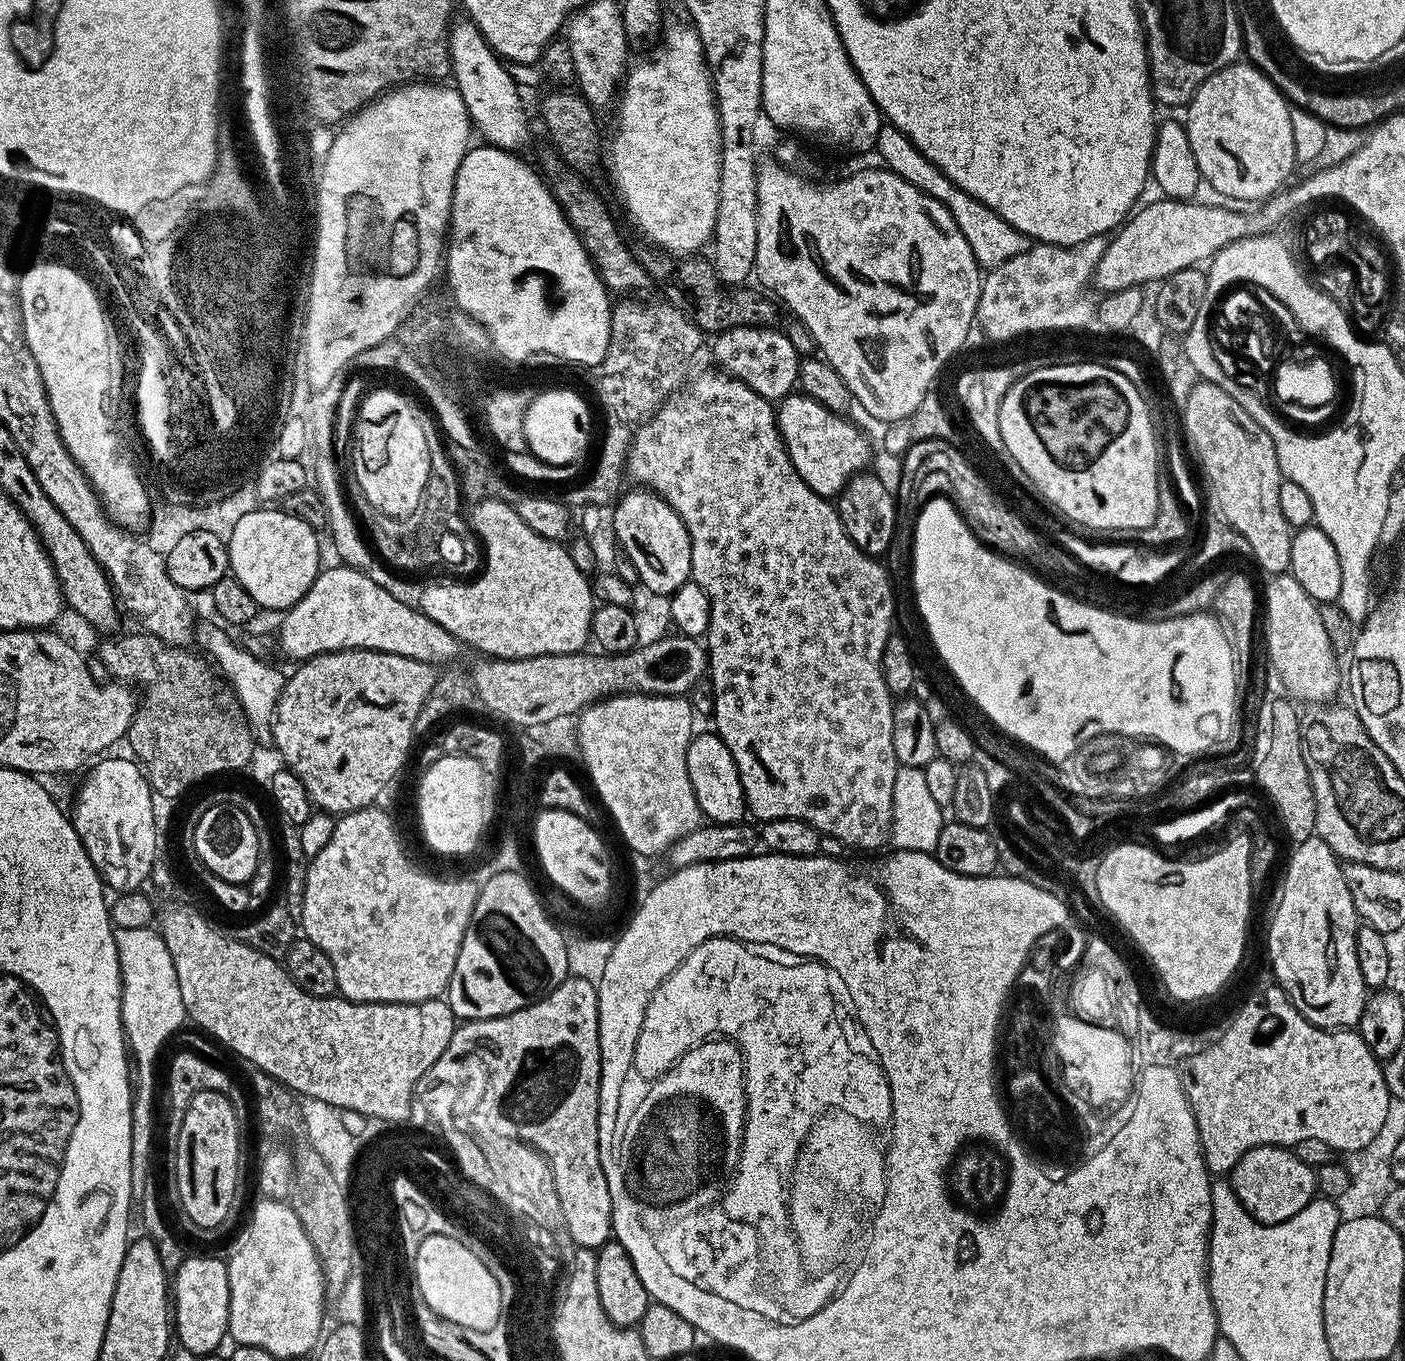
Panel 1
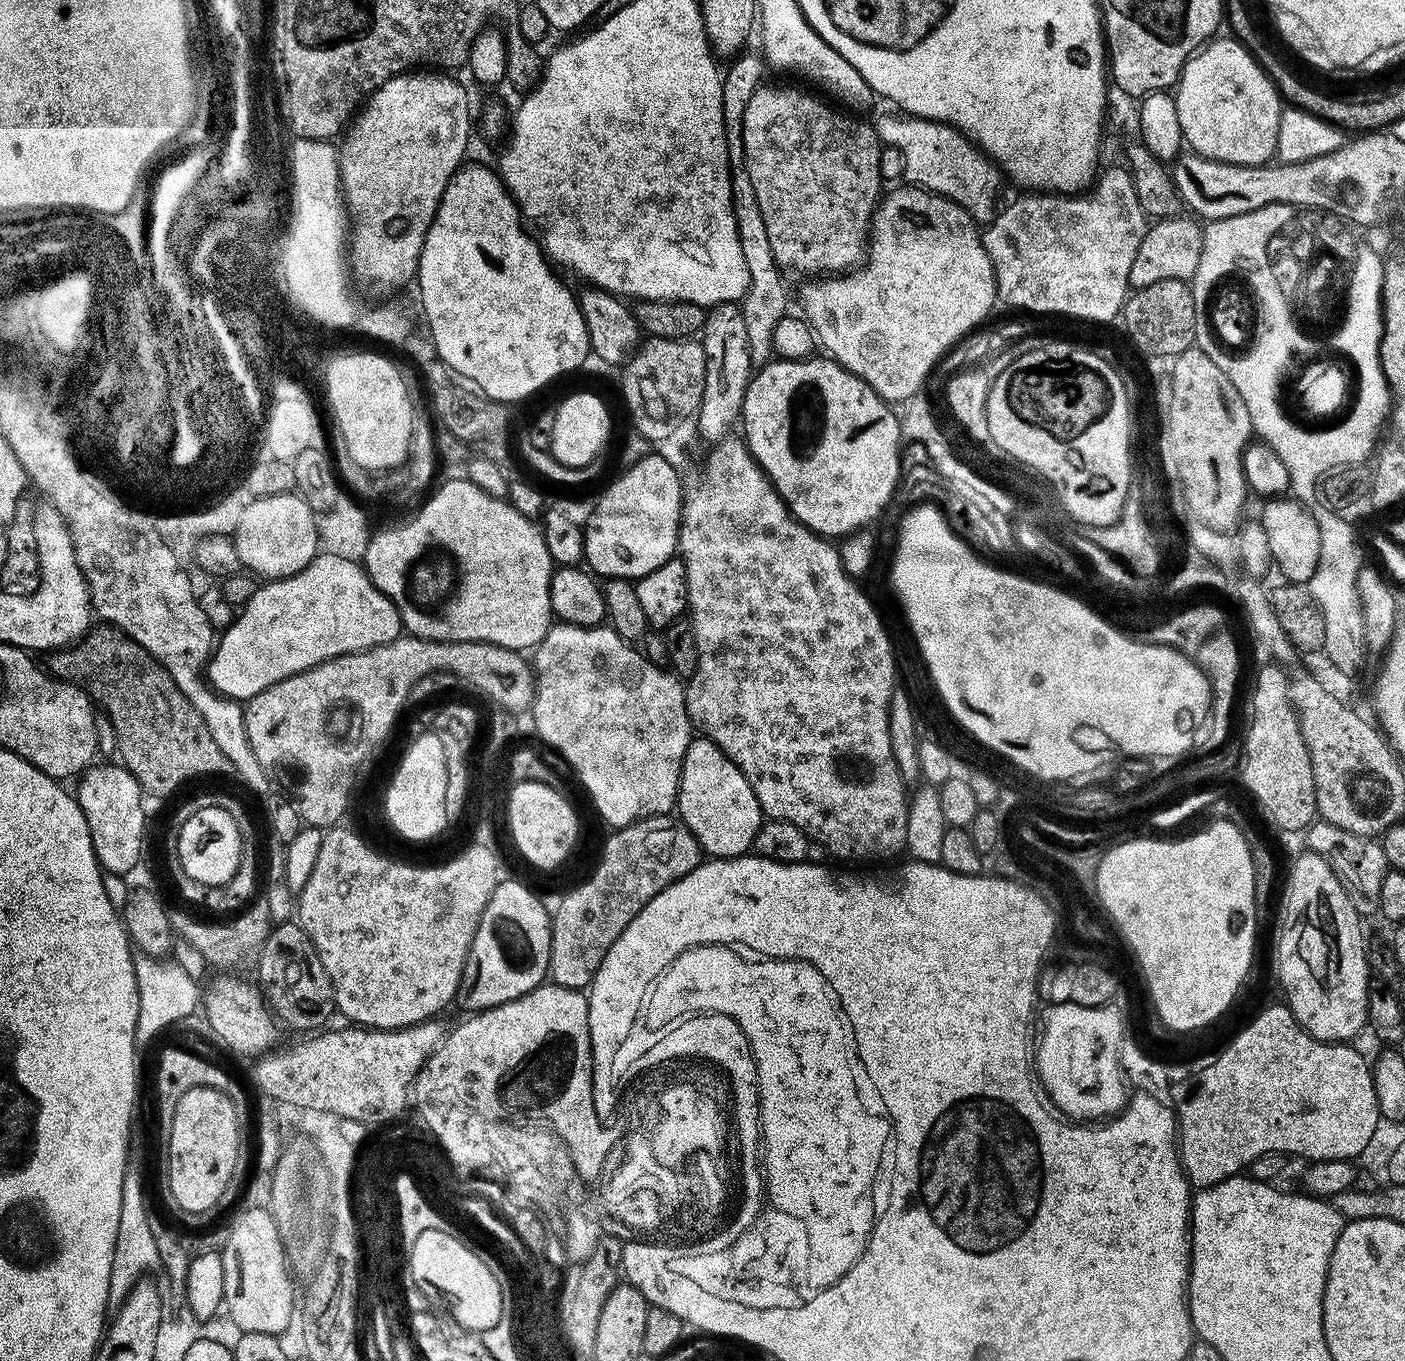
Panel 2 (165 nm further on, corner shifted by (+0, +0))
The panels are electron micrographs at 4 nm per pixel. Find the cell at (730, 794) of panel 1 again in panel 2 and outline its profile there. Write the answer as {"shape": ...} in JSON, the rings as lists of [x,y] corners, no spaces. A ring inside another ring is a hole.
{"shape":[[[707,738],[693,739],[686,750],[675,811],[690,834],[698,838],[701,853],[722,860],[745,855],[751,849],[762,823],[760,803],[750,782],[746,782],[736,763]]]}

